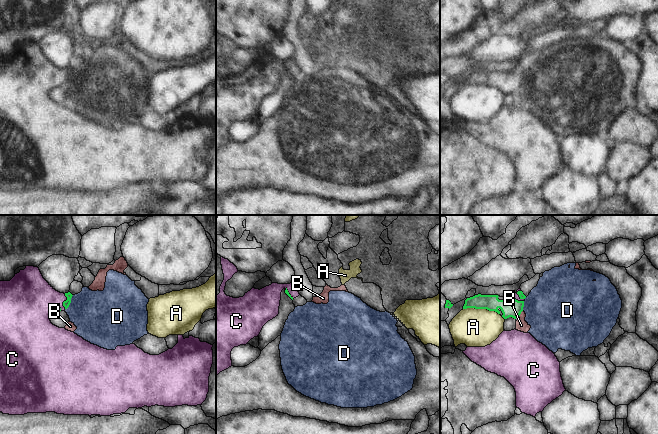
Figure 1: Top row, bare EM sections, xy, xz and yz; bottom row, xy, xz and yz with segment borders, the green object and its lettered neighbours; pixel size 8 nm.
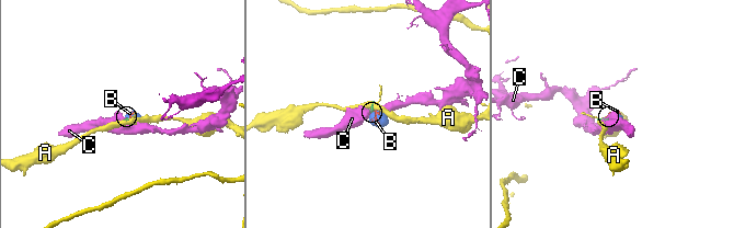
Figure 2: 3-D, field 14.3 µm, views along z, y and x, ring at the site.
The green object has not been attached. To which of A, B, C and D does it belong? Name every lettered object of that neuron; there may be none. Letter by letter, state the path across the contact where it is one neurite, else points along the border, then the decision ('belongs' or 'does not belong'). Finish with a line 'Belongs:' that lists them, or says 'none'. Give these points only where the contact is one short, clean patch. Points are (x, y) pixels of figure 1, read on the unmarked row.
A: does not belong
B: border along yz (522, 86), (518, 92); does not belong
C: runs through yz (510, 83), (517, 76), (515, 72); belongs
D: border along xy (73, 71), (70, 80), (65, 85); does not belong
Belongs: C

